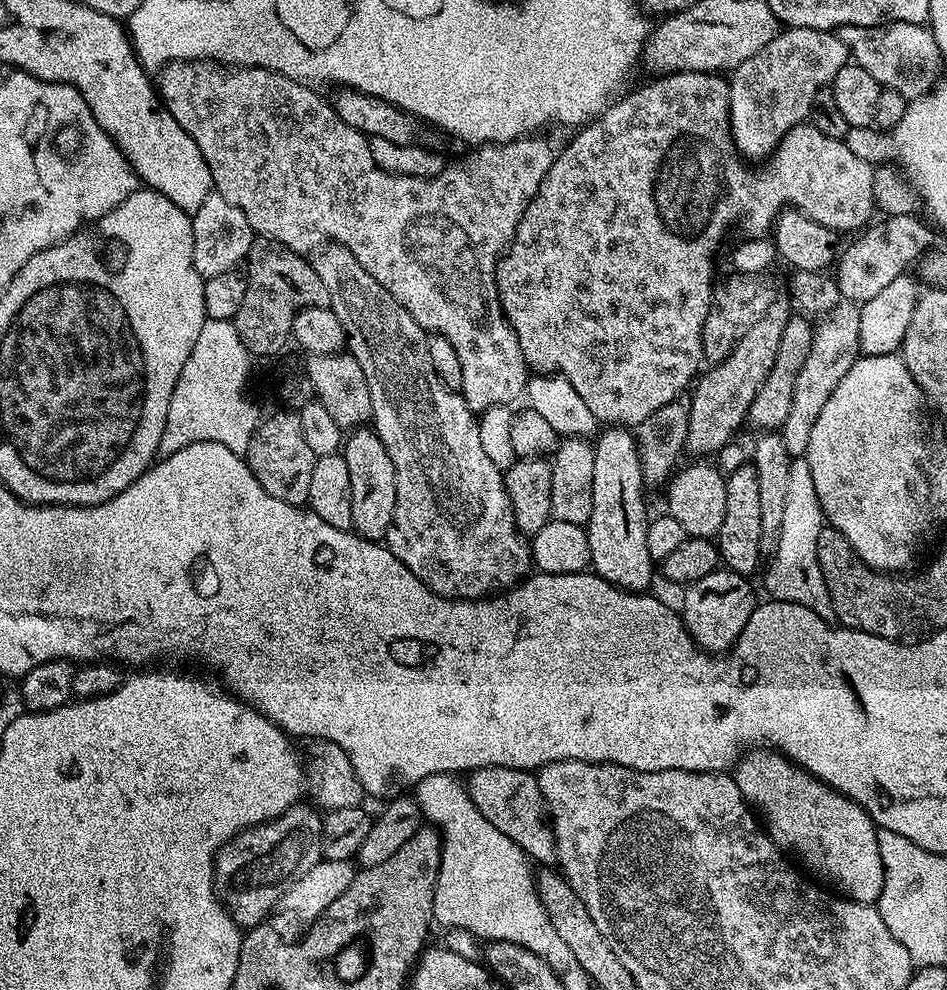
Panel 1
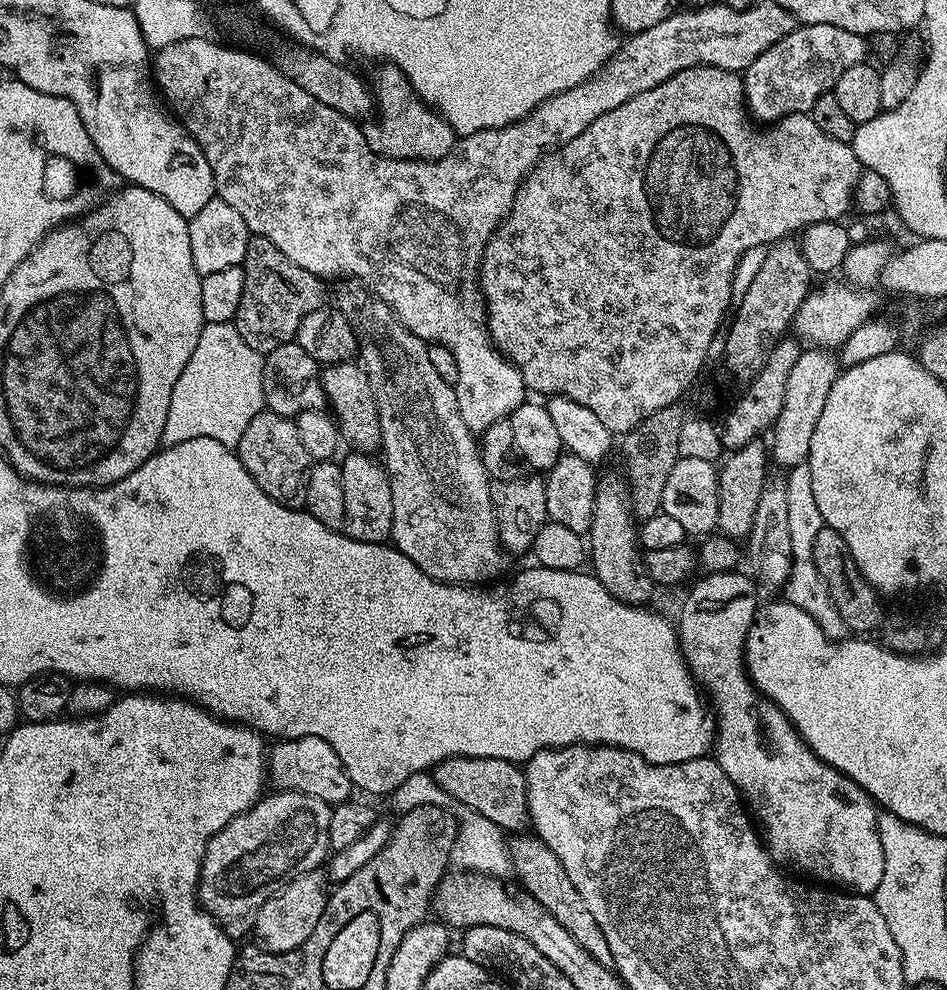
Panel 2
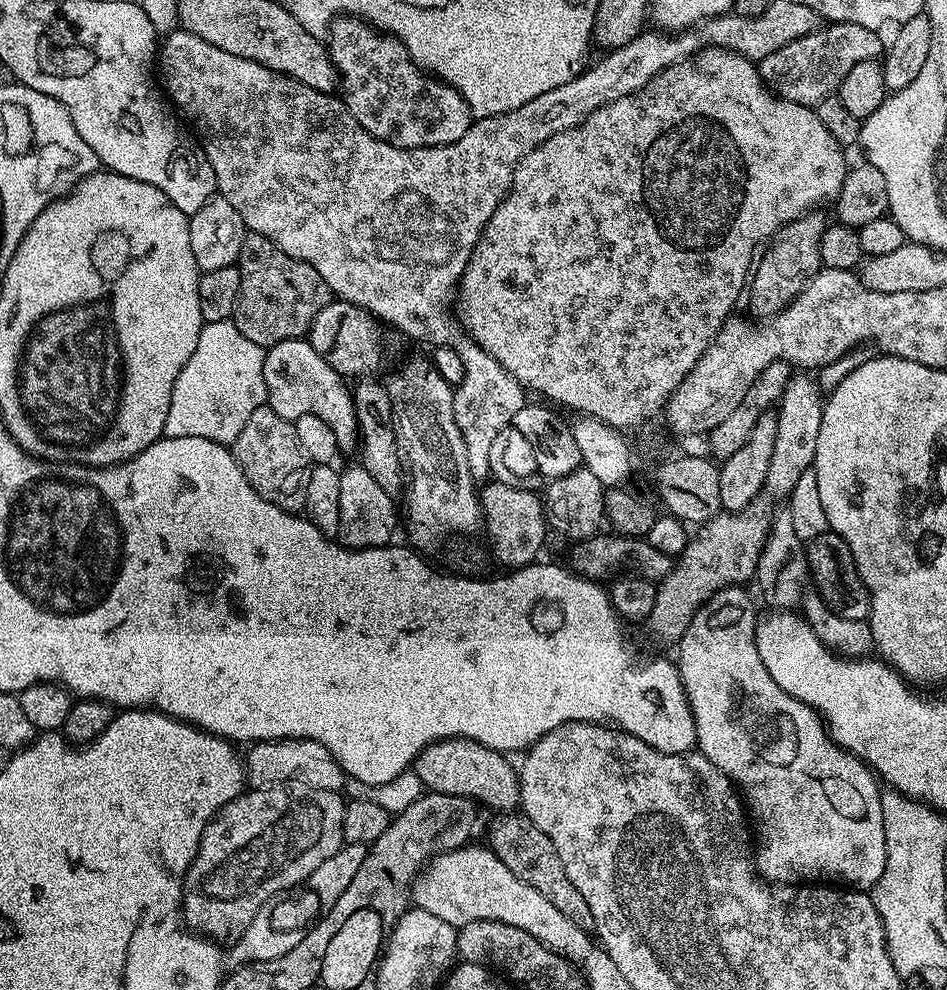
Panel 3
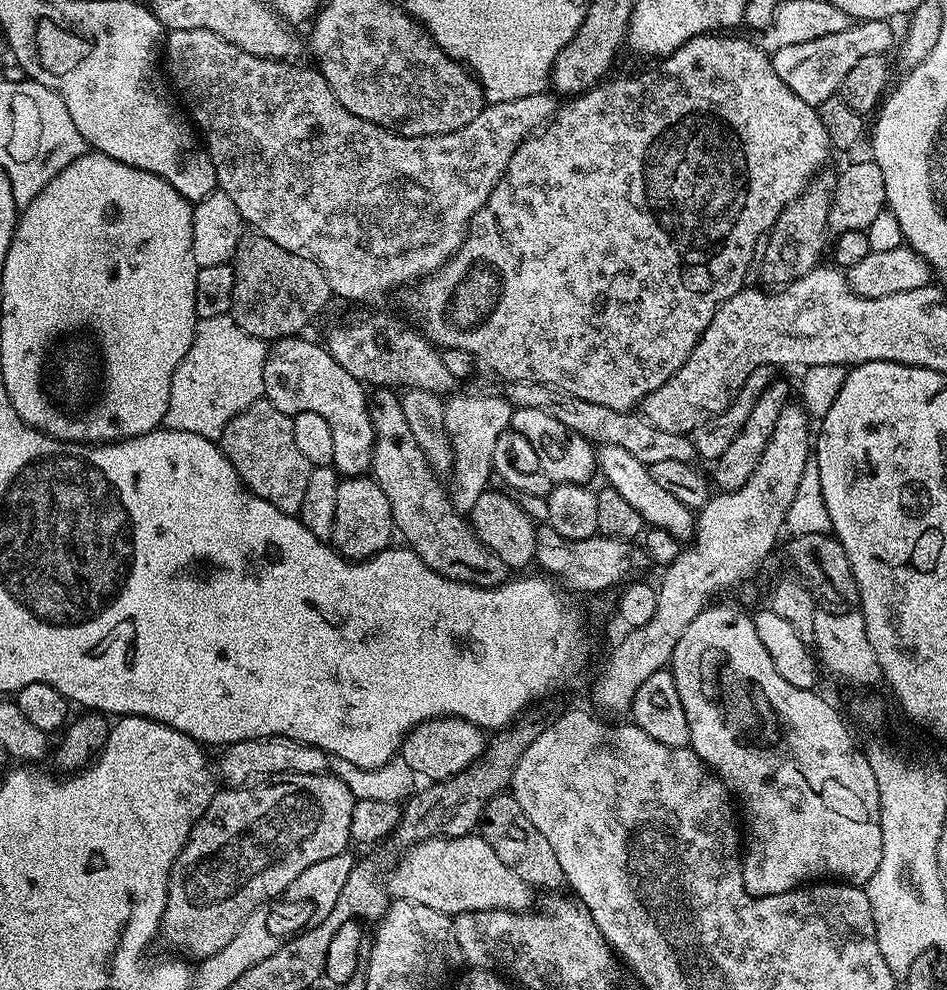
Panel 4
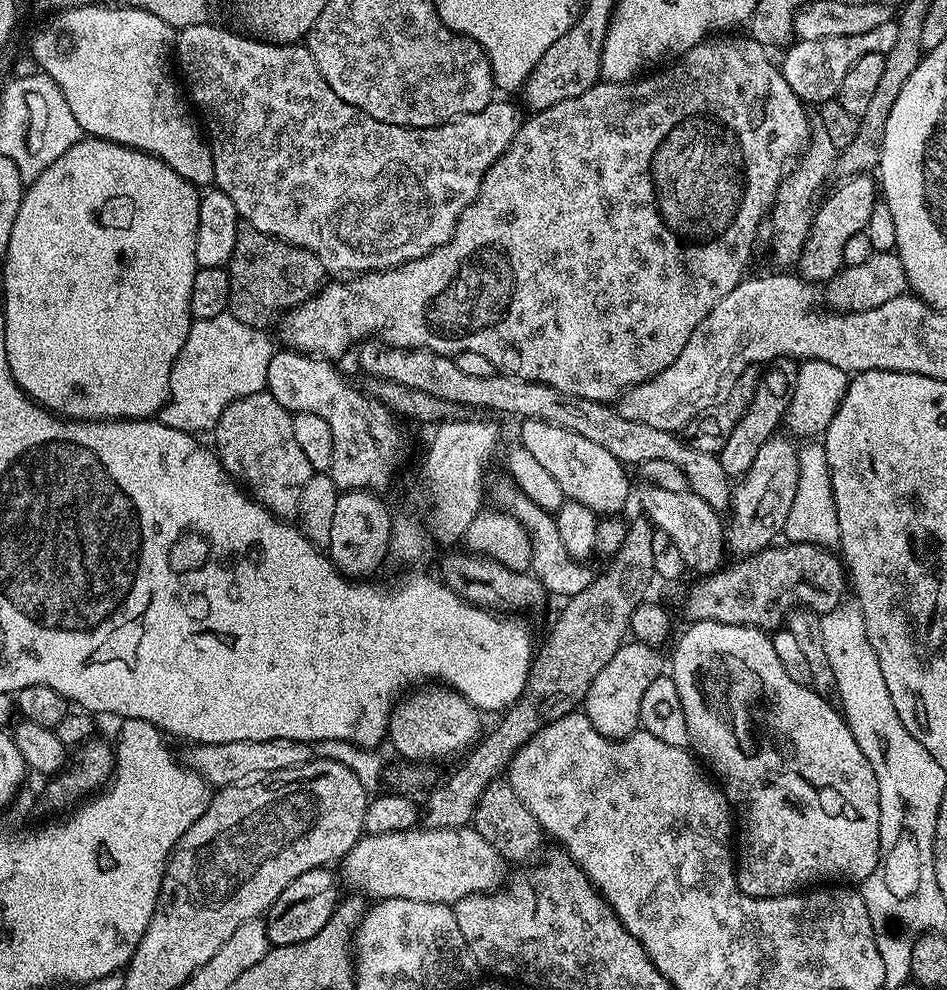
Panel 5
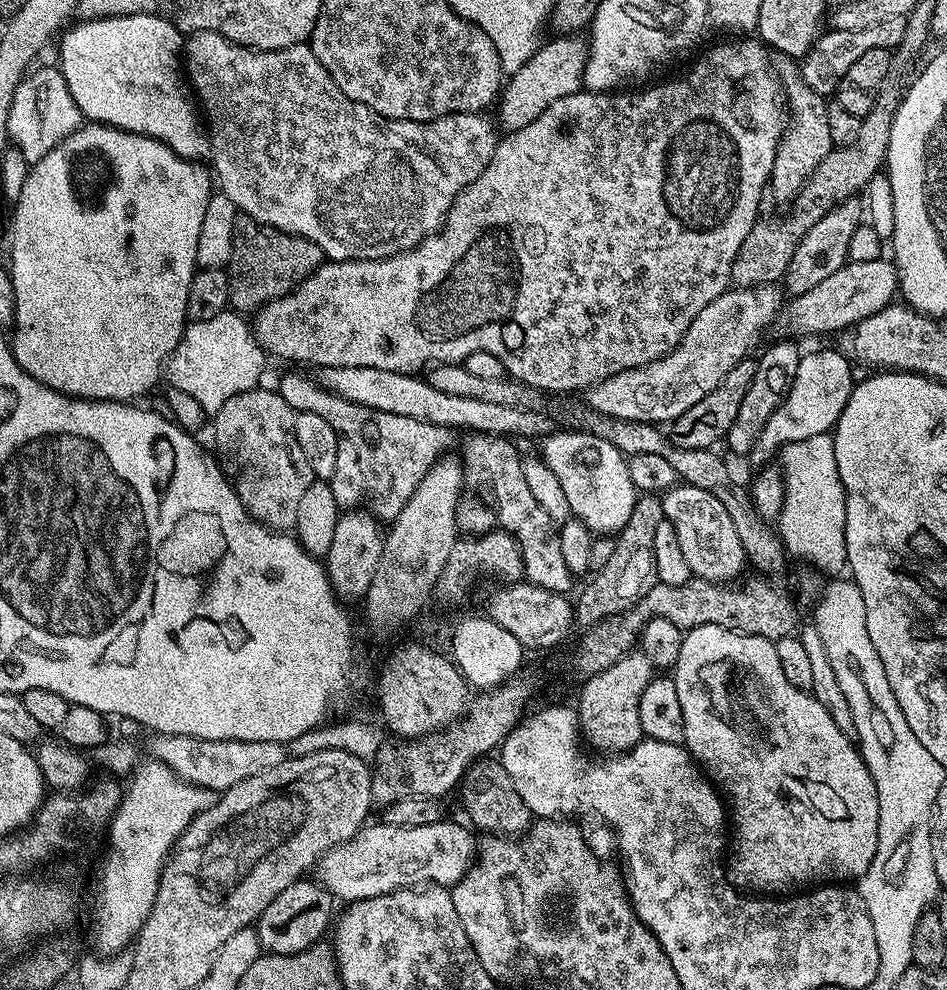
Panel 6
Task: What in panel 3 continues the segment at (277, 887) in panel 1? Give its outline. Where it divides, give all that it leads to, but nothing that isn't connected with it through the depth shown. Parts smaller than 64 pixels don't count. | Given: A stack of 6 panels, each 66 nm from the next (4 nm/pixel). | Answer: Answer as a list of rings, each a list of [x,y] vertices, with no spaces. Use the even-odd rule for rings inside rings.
[[[265,786],[245,791],[243,794],[235,796],[229,804],[222,805],[215,818],[204,828],[196,856],[190,862],[188,872],[184,875],[182,919],[191,931],[215,942],[217,945],[231,946],[238,938],[242,938],[246,926],[250,926],[250,922],[254,919],[254,914],[258,914],[258,910],[271,896],[279,896],[281,892],[303,885],[307,881],[308,876],[314,874],[314,870],[318,870],[320,863],[326,862],[326,858],[330,858],[330,854],[337,852],[340,845],[344,843],[342,814],[344,813],[346,800],[340,792],[314,790],[313,788],[300,791],[301,793],[287,792],[288,790],[284,786]]]

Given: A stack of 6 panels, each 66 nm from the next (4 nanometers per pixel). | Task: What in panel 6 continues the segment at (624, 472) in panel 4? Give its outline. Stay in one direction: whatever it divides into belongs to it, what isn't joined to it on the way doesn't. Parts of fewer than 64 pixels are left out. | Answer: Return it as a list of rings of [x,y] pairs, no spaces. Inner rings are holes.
[[[677,483],[660,496],[660,506],[665,521],[674,528],[678,536],[678,546],[697,580],[712,580],[715,584],[732,582],[746,568],[745,552],[741,539],[734,530],[734,521],[726,514],[726,509],[710,490],[699,489],[688,483]]]

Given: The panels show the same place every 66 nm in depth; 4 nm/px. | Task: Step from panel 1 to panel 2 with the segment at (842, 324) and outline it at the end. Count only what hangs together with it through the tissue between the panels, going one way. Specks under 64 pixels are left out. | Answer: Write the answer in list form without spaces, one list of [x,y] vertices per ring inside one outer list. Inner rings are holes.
[[[808,346],[801,351],[798,363],[790,373],[786,382],[786,399],[782,402],[782,414],[778,414],[775,424],[770,429],[770,456],[784,467],[784,470],[797,468],[805,463],[810,454],[810,442],[814,430],[818,427],[818,417],[826,406],[826,398],[830,395],[830,386],[834,386],[837,376],[842,371],[835,351]]]

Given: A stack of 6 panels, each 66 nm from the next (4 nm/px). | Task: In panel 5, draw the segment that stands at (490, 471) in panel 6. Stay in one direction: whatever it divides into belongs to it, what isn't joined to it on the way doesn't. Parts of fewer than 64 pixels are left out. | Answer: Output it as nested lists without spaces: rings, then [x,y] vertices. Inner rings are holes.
[[[511,478],[503,479],[494,481],[492,486],[490,484],[490,500],[492,498],[491,503],[500,511],[508,512],[514,518],[518,518],[518,522],[522,524],[528,537],[532,539],[531,575],[535,576],[538,582],[542,582],[545,593],[552,595],[553,592],[554,595],[560,596],[559,598],[582,594],[582,590],[590,586],[594,575],[593,569],[588,569],[585,561],[575,560],[566,550],[566,546],[562,546],[562,537],[558,535],[555,515],[551,512],[544,512],[542,506],[530,502],[530,498],[526,498],[526,494],[518,490],[518,486]]]

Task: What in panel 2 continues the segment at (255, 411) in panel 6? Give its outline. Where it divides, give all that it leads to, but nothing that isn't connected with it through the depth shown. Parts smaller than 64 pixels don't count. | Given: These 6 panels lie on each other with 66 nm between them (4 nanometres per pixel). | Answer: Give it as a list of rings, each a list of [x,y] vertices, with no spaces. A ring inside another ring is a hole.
[[[267,410],[259,412],[250,426],[246,426],[246,434],[242,434],[234,451],[242,466],[246,466],[250,478],[254,478],[260,489],[274,498],[274,502],[287,508],[304,508],[308,470],[314,461],[306,446],[302,446],[302,438],[298,438],[295,419]]]

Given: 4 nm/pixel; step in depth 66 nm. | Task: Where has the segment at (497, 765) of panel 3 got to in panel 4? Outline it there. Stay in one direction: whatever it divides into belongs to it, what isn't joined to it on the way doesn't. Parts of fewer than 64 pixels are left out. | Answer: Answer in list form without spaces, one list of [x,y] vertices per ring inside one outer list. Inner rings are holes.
[[[442,716],[438,720],[428,720],[409,732],[401,744],[399,755],[410,766],[417,777],[425,776],[425,781],[453,780],[458,774],[467,772],[483,757],[486,747],[486,732],[457,716]]]

